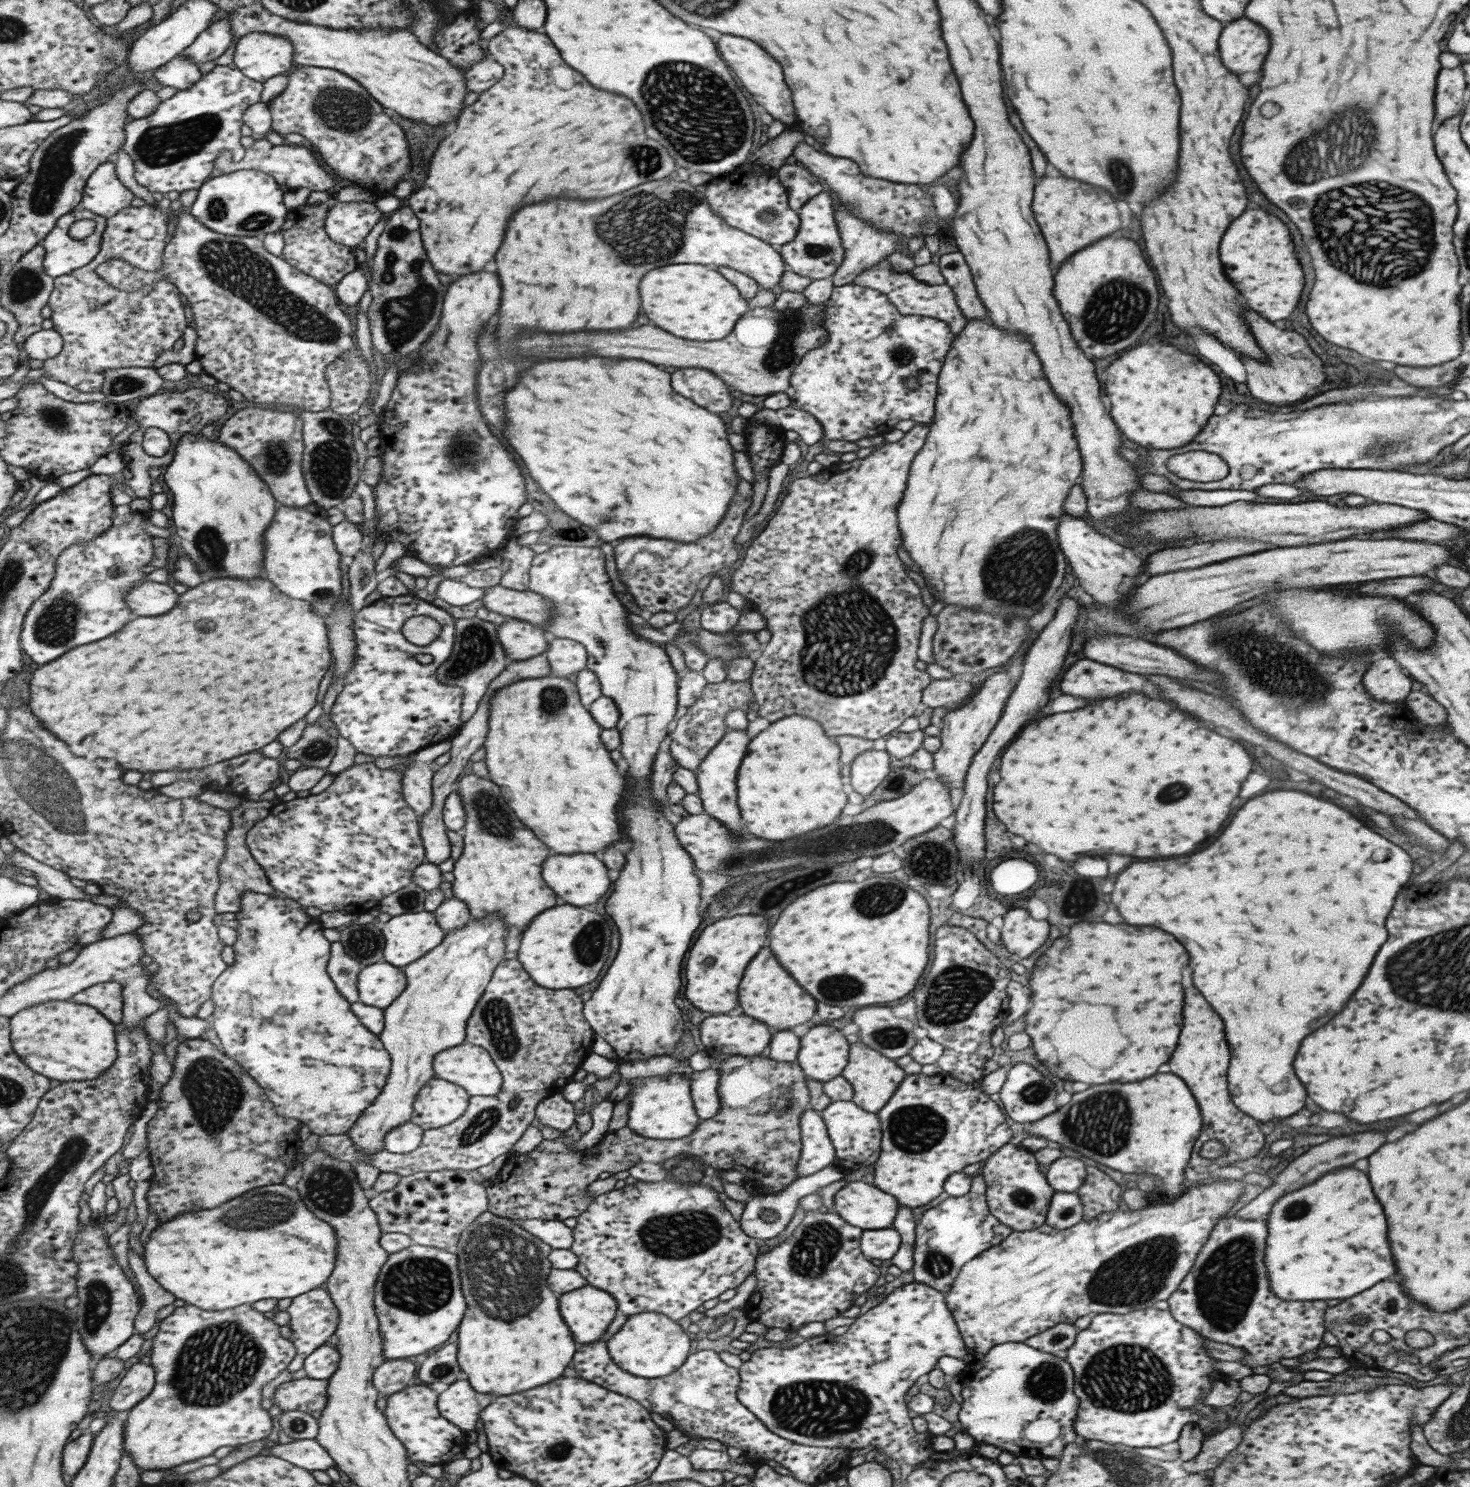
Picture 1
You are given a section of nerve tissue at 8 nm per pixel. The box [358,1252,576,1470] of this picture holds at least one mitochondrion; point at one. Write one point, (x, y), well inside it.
(415, 1285)

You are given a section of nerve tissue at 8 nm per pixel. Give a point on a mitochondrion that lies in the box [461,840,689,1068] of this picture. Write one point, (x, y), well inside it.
(496, 1014)

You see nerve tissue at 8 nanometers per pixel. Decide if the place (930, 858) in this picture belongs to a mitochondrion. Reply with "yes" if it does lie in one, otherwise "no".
yes

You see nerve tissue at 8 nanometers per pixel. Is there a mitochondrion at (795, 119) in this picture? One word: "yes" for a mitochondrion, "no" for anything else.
no

